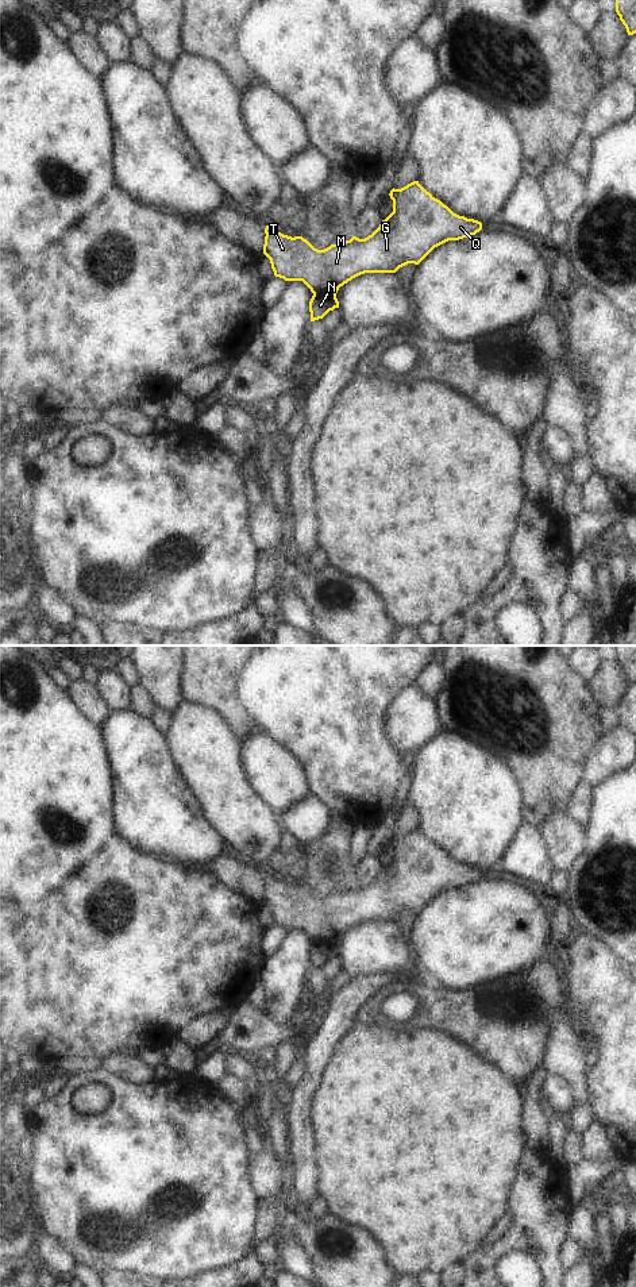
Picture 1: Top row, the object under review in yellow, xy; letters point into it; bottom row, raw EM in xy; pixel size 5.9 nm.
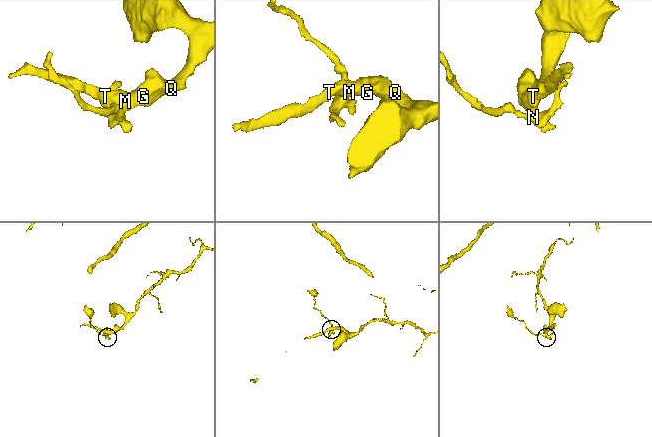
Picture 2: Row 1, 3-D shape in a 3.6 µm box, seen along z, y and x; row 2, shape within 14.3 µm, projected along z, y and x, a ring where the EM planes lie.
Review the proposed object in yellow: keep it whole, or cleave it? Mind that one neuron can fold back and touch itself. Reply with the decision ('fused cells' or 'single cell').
fused cells

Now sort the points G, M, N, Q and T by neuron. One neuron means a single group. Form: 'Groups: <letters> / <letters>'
Groups: G M Q T / N.

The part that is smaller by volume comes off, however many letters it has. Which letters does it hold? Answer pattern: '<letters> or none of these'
N

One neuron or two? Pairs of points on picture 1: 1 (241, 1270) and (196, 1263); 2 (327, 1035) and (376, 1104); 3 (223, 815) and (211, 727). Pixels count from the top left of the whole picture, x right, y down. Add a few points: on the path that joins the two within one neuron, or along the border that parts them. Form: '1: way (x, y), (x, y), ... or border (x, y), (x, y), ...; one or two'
1: border (250, 1252), (234, 1263), (201, 1272); two
2: border (355, 1024), (336, 1044), (322, 1075); two
3: way (223, 793), (211, 766), (211, 748); one

